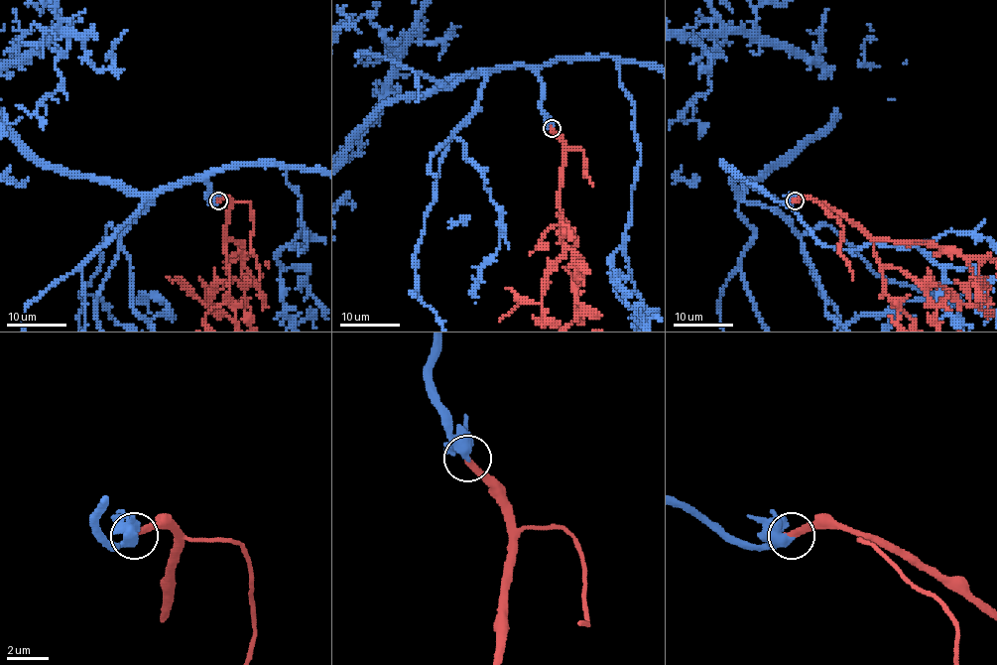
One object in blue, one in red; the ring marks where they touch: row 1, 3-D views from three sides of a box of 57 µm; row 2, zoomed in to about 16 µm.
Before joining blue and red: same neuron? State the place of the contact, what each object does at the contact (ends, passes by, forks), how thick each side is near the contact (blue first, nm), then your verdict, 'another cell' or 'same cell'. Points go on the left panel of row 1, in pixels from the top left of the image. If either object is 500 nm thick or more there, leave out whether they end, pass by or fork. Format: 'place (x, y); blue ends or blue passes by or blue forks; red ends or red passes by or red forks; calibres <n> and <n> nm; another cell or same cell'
place (218, 200); blue passes by; red ends; calibres 440 and 360 nm; same cell

